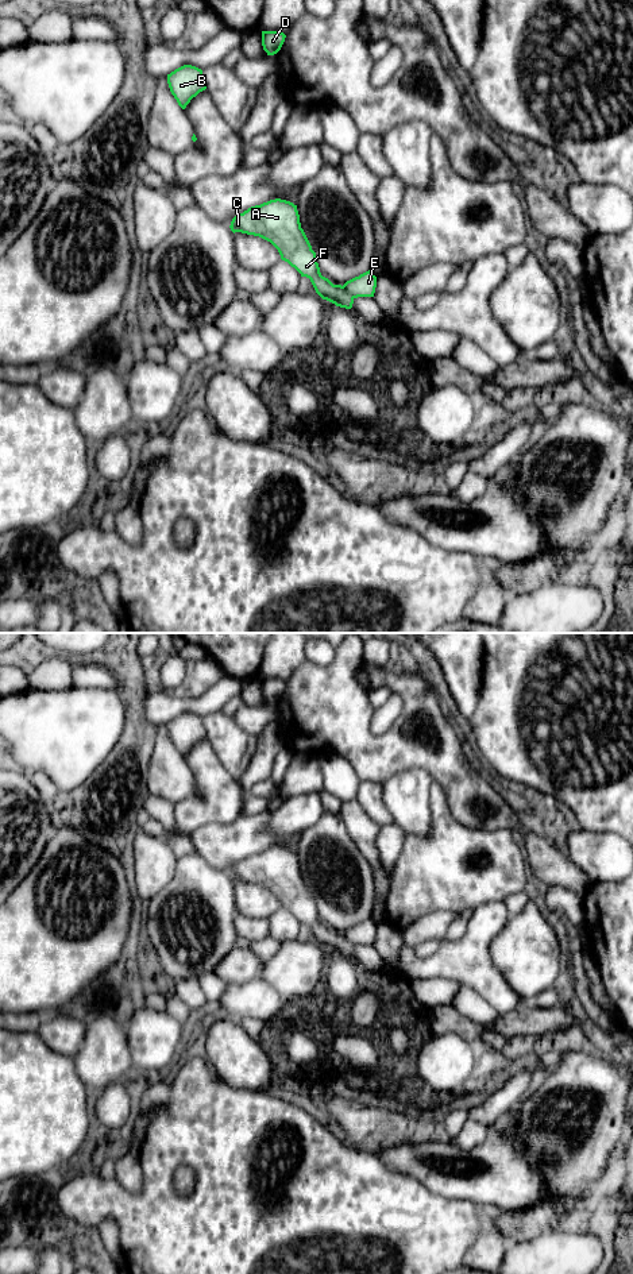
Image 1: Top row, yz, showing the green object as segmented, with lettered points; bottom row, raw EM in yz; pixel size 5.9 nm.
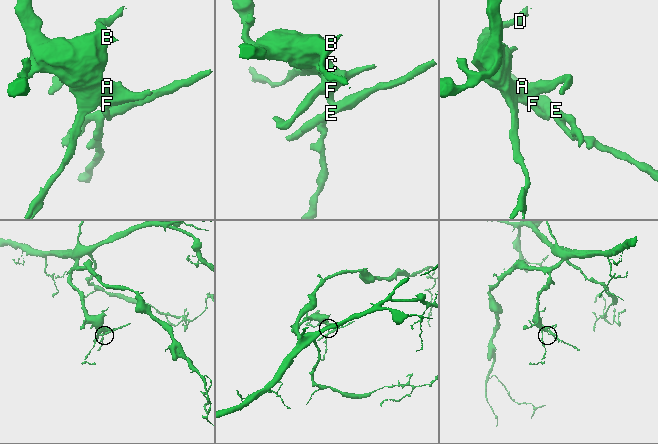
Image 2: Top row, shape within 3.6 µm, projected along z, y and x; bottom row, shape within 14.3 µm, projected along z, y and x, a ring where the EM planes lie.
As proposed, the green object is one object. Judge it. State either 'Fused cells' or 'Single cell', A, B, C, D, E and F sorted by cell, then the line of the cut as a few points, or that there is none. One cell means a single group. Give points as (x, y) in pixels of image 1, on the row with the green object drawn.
Fused cells. Groups: A B C D F / E. Split along yz (342, 286), (352, 298)

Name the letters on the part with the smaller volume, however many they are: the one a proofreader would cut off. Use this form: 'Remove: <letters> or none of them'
Remove: E

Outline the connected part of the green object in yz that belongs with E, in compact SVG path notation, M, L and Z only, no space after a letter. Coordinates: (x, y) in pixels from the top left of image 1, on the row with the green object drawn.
M368 270L359 277L347 281L343 287L352 298L374 297L377 277L374 275L373 270Z

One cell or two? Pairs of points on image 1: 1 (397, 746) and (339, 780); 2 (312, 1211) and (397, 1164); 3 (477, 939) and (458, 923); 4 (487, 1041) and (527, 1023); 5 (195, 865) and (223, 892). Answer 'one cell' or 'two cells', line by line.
1: two cells
2: two cells
3: two cells
4: two cells
5: one cell

